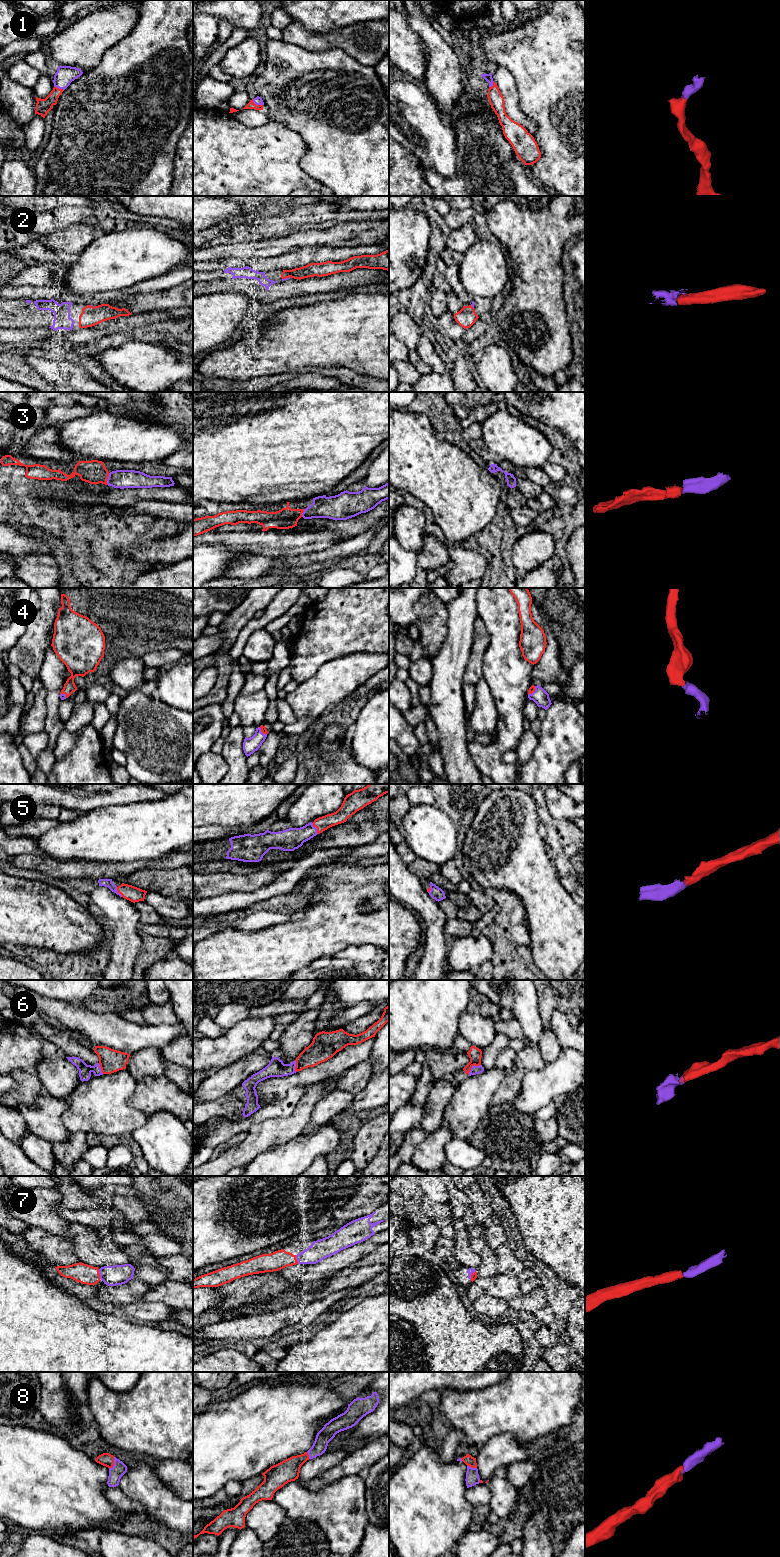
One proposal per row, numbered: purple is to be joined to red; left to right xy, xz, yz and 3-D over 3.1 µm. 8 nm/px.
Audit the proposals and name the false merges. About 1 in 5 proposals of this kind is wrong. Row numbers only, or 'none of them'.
none of them

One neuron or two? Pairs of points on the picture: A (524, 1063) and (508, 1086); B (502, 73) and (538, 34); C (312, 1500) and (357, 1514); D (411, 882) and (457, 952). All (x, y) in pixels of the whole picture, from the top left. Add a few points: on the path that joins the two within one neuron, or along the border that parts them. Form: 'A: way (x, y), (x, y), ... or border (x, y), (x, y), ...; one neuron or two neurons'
A: way (520, 1069), (513, 1080); one neuron
B: border (496, 65), (503, 66), (509, 72), (517, 90); two neurons
C: way (323, 1506), (337, 1508), (343, 1514), (346, 1514); one neuron
D: border (449, 947), (445, 960); two neurons

